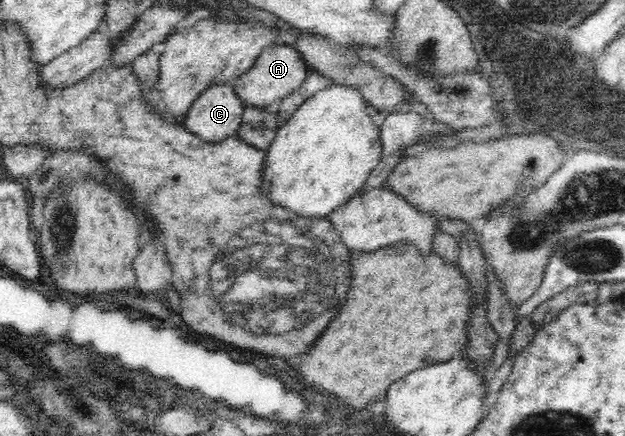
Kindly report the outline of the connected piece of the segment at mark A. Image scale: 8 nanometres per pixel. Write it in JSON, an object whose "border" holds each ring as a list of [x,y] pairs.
{"border":[[[271,45],[257,55],[249,71],[233,80],[233,90],[245,105],[267,107],[274,101],[284,99],[295,87],[299,87],[310,73],[311,69],[297,50],[287,45]]]}

